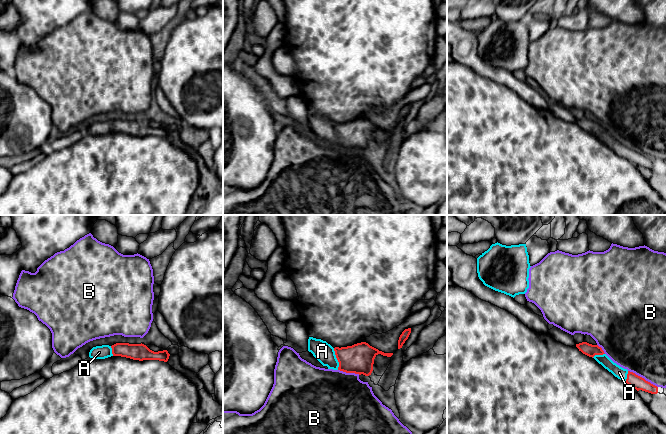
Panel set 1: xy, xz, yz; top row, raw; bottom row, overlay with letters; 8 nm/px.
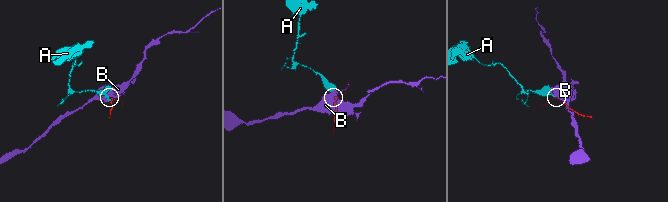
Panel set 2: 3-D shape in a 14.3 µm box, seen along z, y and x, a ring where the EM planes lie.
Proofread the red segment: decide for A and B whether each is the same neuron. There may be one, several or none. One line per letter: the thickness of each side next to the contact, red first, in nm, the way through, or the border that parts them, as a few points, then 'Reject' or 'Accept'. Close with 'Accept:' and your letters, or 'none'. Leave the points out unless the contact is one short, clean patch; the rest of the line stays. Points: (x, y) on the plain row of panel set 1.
A: Thickness 240 nm (red) against 160 nm. Accept
B: Thickness 110 nm (red) against 420 nm. Reject
Accept: A

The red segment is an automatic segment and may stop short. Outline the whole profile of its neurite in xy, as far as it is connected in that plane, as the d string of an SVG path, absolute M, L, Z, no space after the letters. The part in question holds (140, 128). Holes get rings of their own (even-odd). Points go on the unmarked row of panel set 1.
M116 119L112 122L93 123L89 128L92 135L105 135L111 132L121 132L133 136L159 136L167 138L170 130L167 126L154 128L144 120Z

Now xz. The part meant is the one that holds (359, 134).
M309 113L308 127L328 145L340 146L346 149L371 151L374 135L378 130L391 133L393 129L384 129L361 118L347 123L333 124L326 117Z

